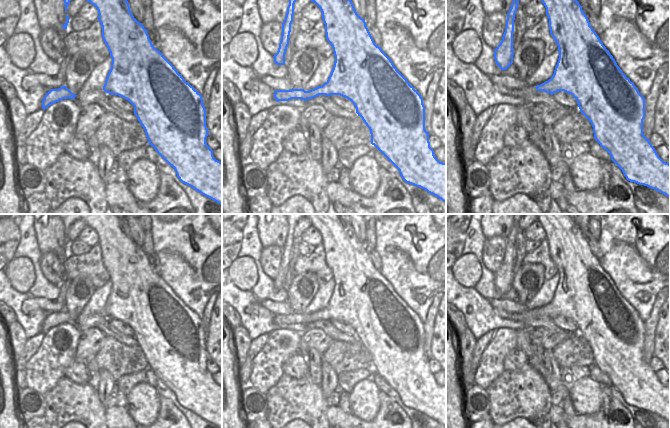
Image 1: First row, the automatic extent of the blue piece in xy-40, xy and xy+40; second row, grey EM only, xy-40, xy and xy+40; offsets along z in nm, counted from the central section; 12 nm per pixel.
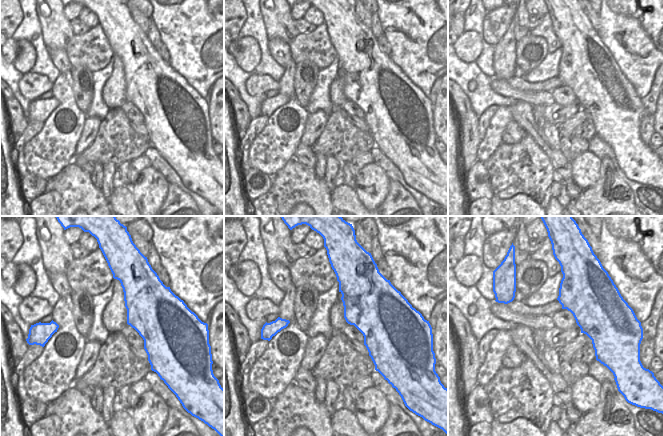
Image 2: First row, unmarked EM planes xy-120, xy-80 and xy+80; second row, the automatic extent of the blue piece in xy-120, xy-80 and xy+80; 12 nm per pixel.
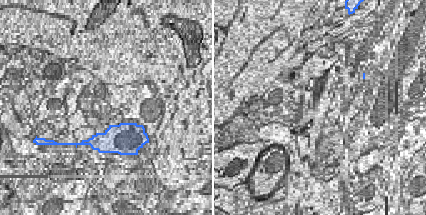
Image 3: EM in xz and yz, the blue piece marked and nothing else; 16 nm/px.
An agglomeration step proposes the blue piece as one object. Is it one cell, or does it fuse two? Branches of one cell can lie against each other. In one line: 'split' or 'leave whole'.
leave whole

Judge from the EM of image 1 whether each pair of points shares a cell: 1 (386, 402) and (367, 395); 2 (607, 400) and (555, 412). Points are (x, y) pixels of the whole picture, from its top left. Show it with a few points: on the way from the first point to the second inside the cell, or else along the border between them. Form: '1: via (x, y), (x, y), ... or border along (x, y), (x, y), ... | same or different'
1: border along (380, 391), (378, 394), (379, 409), (374, 417) | different
2: via (599, 414), (596, 417), (569, 417) | same

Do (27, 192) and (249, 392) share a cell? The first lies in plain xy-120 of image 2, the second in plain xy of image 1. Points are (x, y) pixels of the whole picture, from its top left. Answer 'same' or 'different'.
same

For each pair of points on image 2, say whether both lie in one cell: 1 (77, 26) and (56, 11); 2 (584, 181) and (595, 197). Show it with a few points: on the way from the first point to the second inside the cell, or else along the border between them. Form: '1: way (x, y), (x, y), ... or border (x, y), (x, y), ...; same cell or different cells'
1: border (70, 21), (74, 34); different cells
2: border (599, 166), (599, 178), (594, 184), (583, 190); different cells

